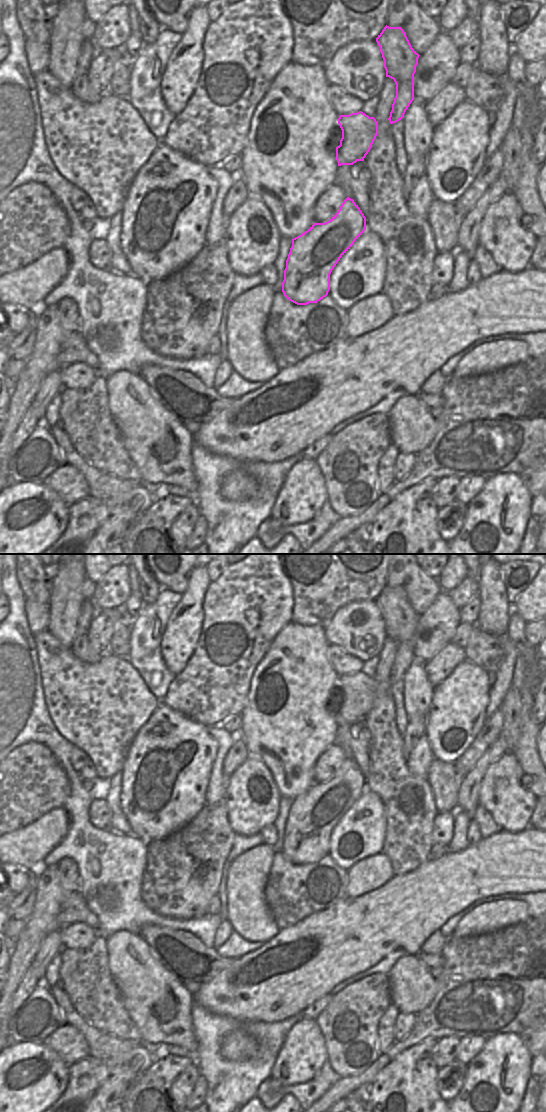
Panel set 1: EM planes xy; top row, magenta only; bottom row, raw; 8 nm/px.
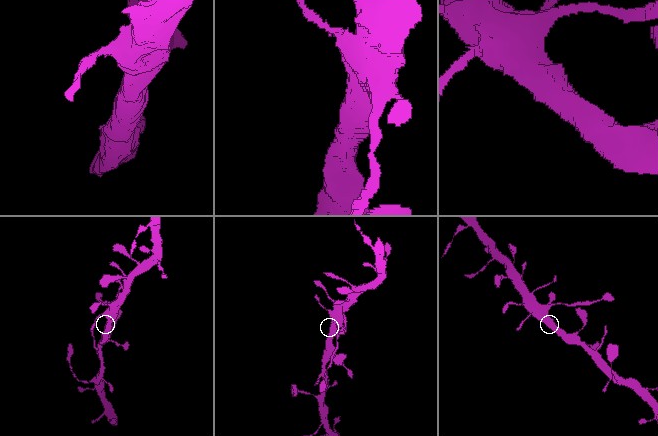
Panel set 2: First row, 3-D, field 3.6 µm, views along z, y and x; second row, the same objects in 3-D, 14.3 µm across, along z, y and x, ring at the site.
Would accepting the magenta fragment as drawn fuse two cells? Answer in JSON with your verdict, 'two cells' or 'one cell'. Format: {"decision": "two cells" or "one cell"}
{"decision": "one cell"}

